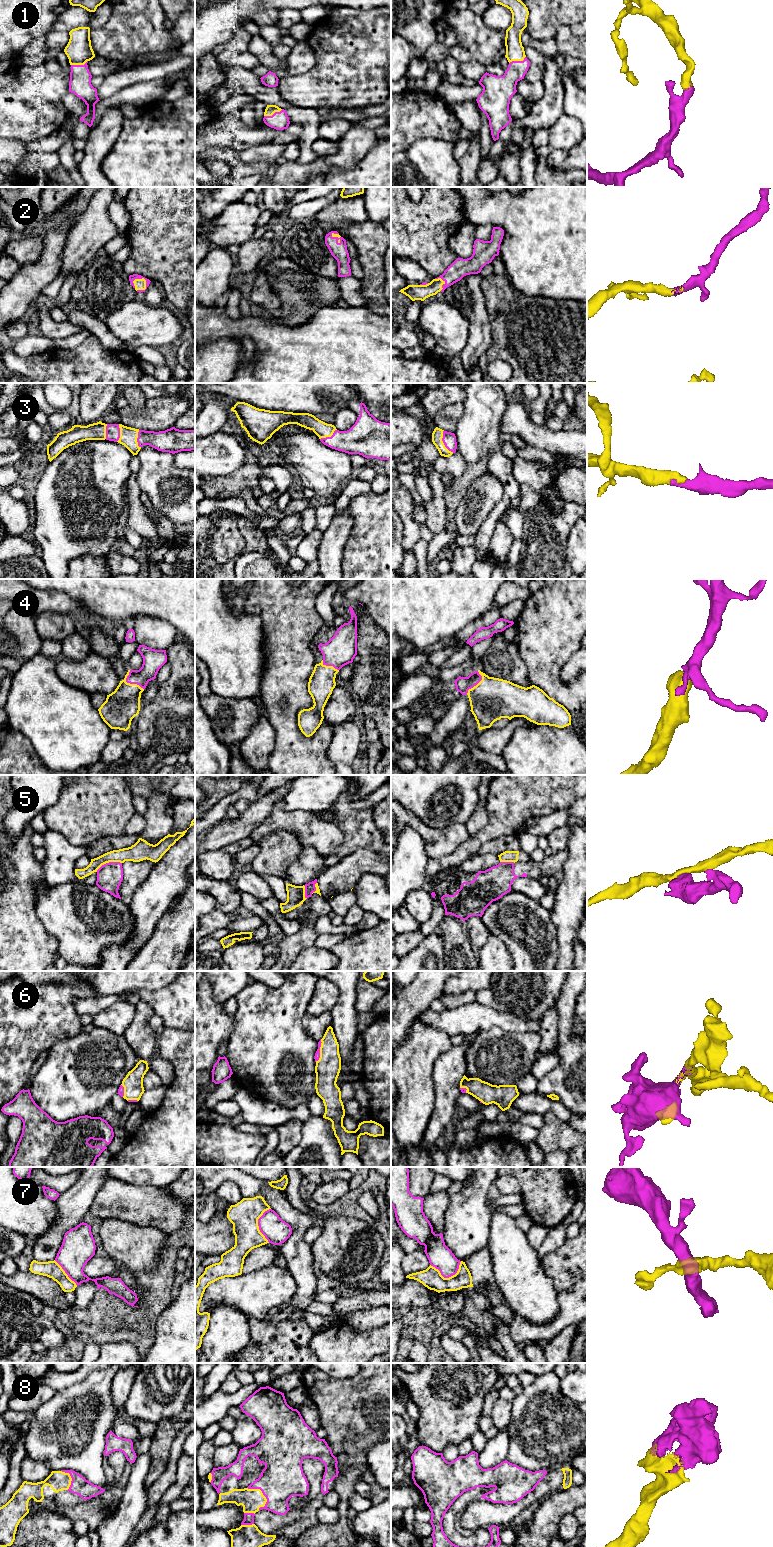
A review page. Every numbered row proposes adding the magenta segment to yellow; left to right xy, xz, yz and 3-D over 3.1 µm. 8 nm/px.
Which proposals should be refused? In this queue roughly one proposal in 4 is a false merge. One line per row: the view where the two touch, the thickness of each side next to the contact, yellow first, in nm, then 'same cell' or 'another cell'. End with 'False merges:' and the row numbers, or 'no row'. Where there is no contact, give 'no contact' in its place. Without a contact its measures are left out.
1: contact in xz; calibres 80 and 140 nm; same cell
2: contact in xy; calibres 100 and 50 nm; same cell
3: contact in yz; calibres 90 and 110 nm; same cell
4: contact in xy; calibres 280 and 160 nm; same cell
5: contact in xy; calibres 140 and 200 nm; another cell
6: contact in xz; calibres 200 and 50 nm; same cell
7: contact in yz; calibres 160 and 190 nm; another cell
8: contact in xz; calibres 180 and 320 nm; same cell
False merges: 5, 7

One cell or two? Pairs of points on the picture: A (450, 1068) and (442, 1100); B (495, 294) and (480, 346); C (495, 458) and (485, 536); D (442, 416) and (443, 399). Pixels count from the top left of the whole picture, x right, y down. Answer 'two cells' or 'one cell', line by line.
A: one cell
B: two cells
C: one cell
D: two cells

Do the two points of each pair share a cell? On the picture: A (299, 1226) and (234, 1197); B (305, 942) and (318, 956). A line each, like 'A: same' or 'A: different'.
A: different
B: different

